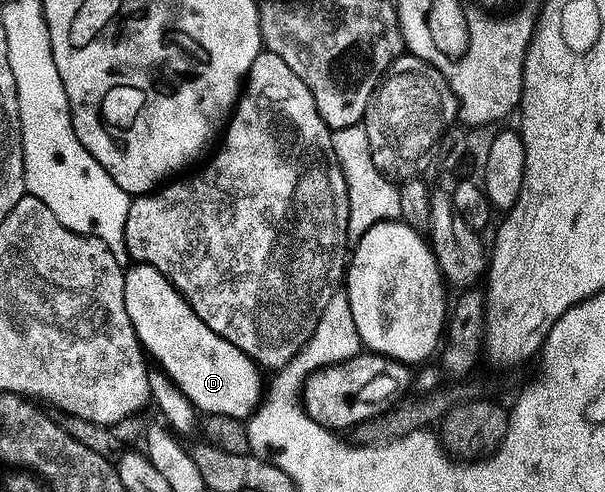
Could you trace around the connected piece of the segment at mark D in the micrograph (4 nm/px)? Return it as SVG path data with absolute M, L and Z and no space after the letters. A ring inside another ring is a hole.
M135 264L127 270L125 308L129 308L129 320L133 320L139 345L150 357L152 354L159 361L158 369L166 374L171 383L195 405L196 411L204 415L216 414L240 420L246 420L258 411L265 398L265 382L263 386L262 378L264 375L260 367L256 366L255 361L249 356L245 356L241 348L229 344L229 340L217 336L217 332L210 330L205 320L197 316L197 312L191 307L185 295L166 276L157 272L157 268Z

